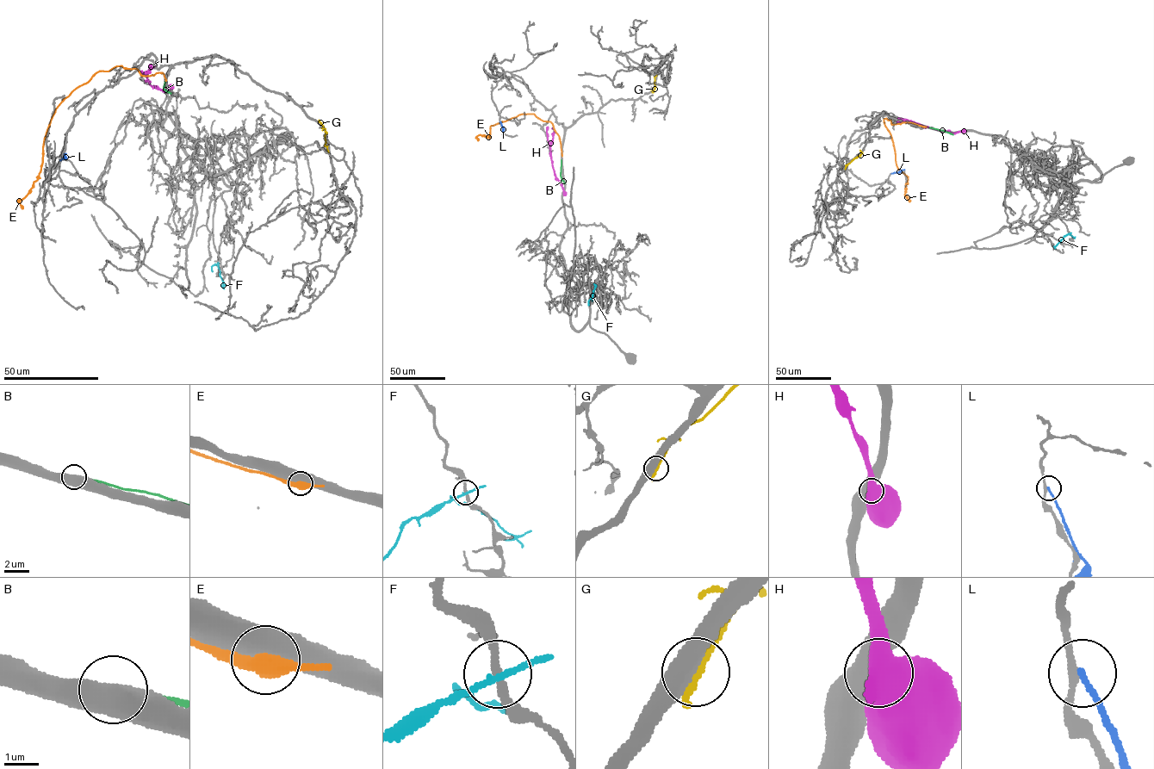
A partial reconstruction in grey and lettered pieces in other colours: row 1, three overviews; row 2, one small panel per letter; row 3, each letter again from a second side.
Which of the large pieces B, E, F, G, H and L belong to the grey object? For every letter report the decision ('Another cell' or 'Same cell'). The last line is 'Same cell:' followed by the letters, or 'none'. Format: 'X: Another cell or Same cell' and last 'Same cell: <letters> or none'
B: Another cell
E: Another cell
F: Another cell
G: Another cell
H: Another cell
L: Another cell
Same cell: none

